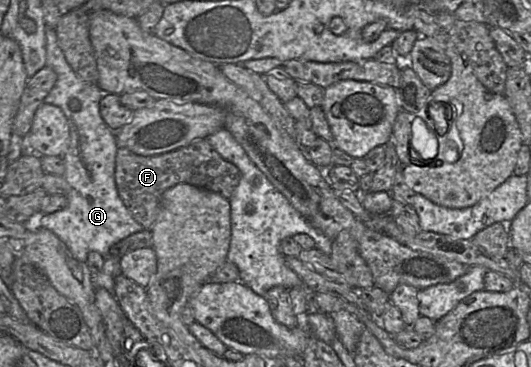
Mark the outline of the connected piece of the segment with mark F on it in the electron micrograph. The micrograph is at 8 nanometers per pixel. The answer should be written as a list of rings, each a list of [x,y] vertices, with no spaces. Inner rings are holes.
[[[198,139],[176,150],[154,156],[137,155],[118,148],[115,161],[115,183],[118,194],[133,218],[151,231],[162,194],[176,184],[186,183],[229,199],[241,179],[239,169],[224,160],[206,139]]]

